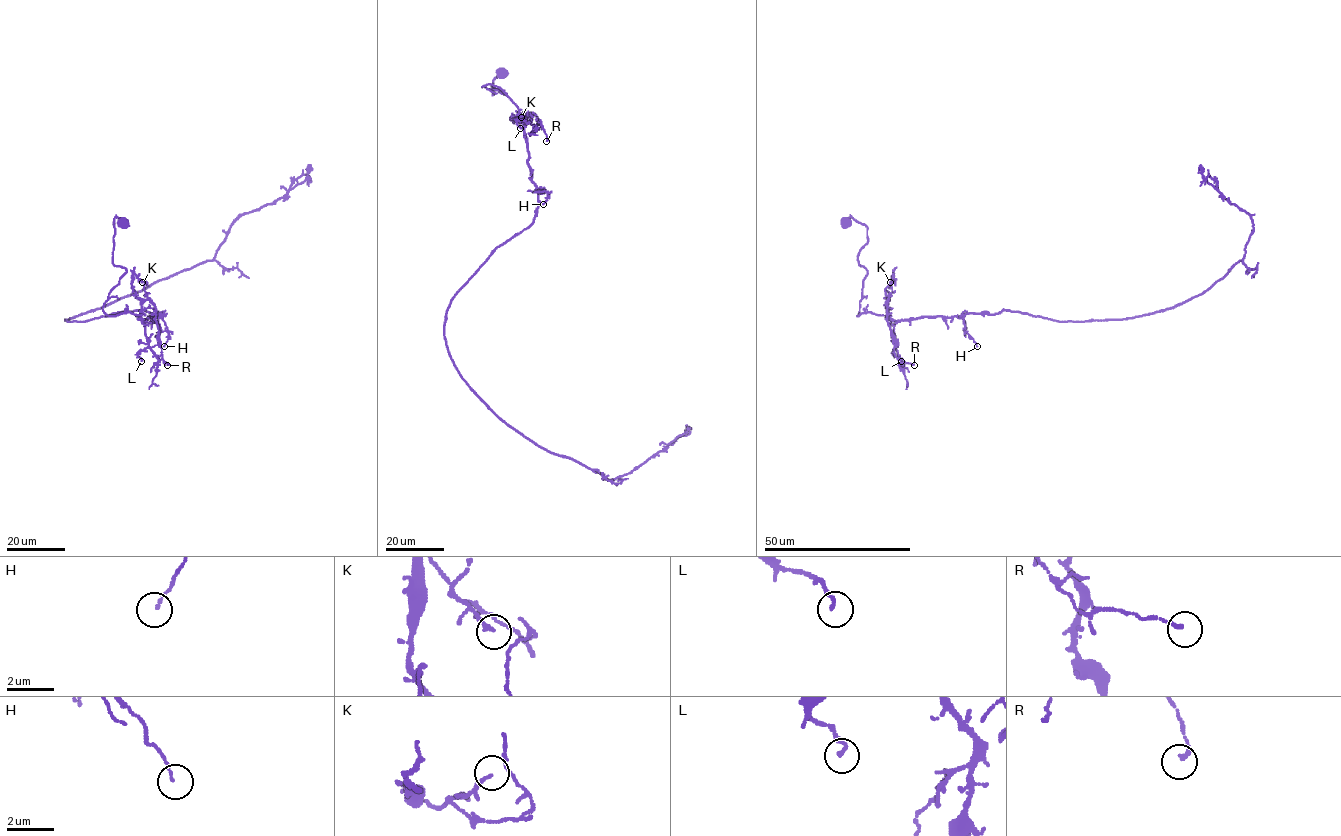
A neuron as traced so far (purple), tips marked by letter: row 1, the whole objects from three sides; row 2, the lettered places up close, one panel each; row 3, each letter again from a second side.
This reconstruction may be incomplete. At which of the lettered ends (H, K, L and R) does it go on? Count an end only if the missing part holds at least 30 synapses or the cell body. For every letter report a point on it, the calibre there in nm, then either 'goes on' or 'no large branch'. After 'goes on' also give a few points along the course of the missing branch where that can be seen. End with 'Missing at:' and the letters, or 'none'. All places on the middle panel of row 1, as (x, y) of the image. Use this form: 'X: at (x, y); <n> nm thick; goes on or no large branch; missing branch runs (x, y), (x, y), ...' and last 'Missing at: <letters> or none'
H: at (543, 204); 80 nm thick; no large branch
K: at (521, 117); 100 nm thick; no large branch
L: at (520, 128); 150 nm thick; no large branch
R: at (546, 141); 170 nm thick; no large branch
Missing at: none

